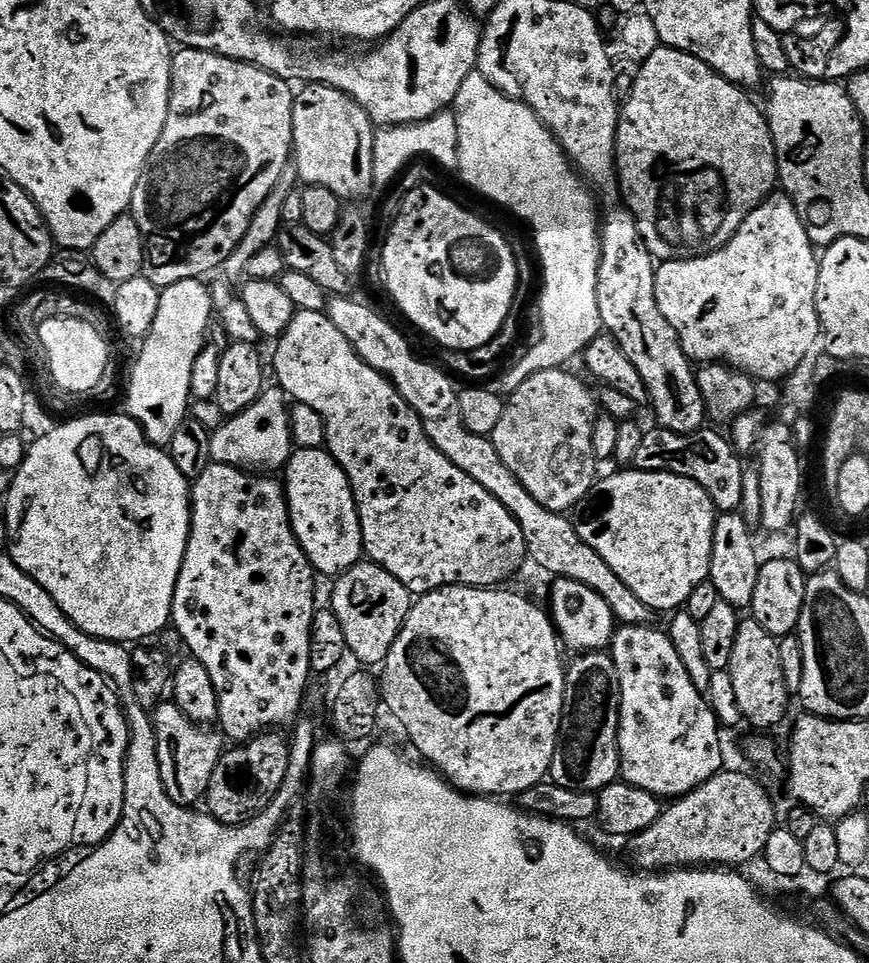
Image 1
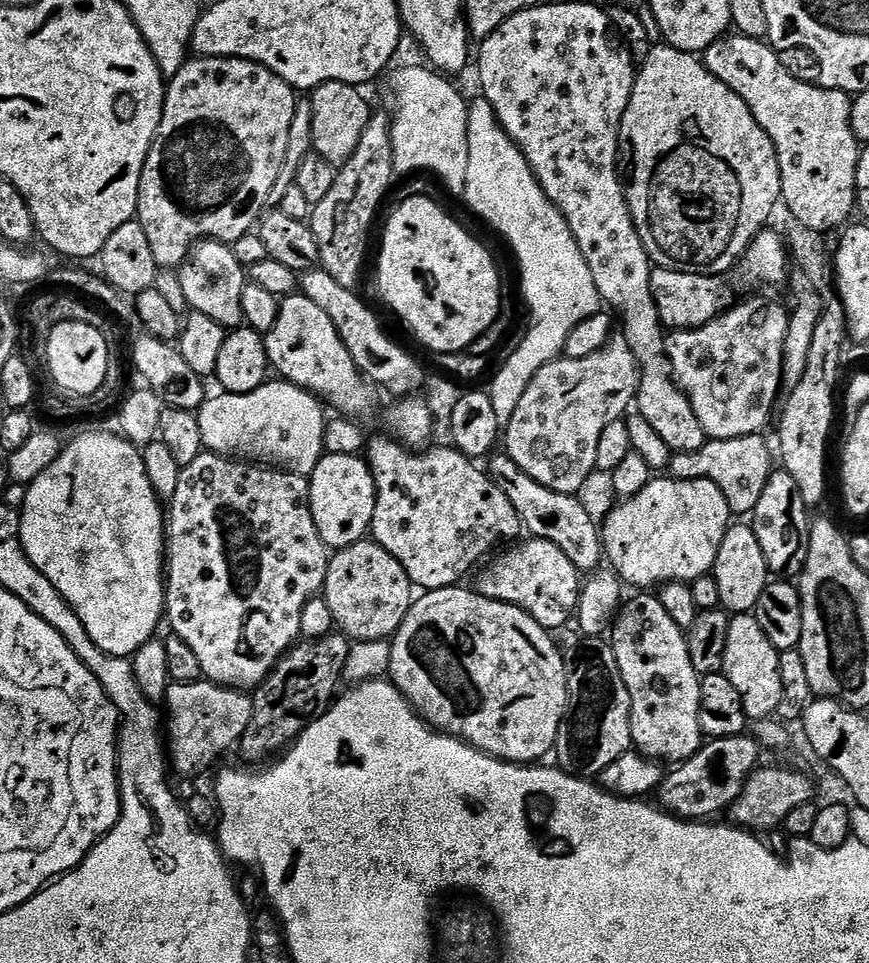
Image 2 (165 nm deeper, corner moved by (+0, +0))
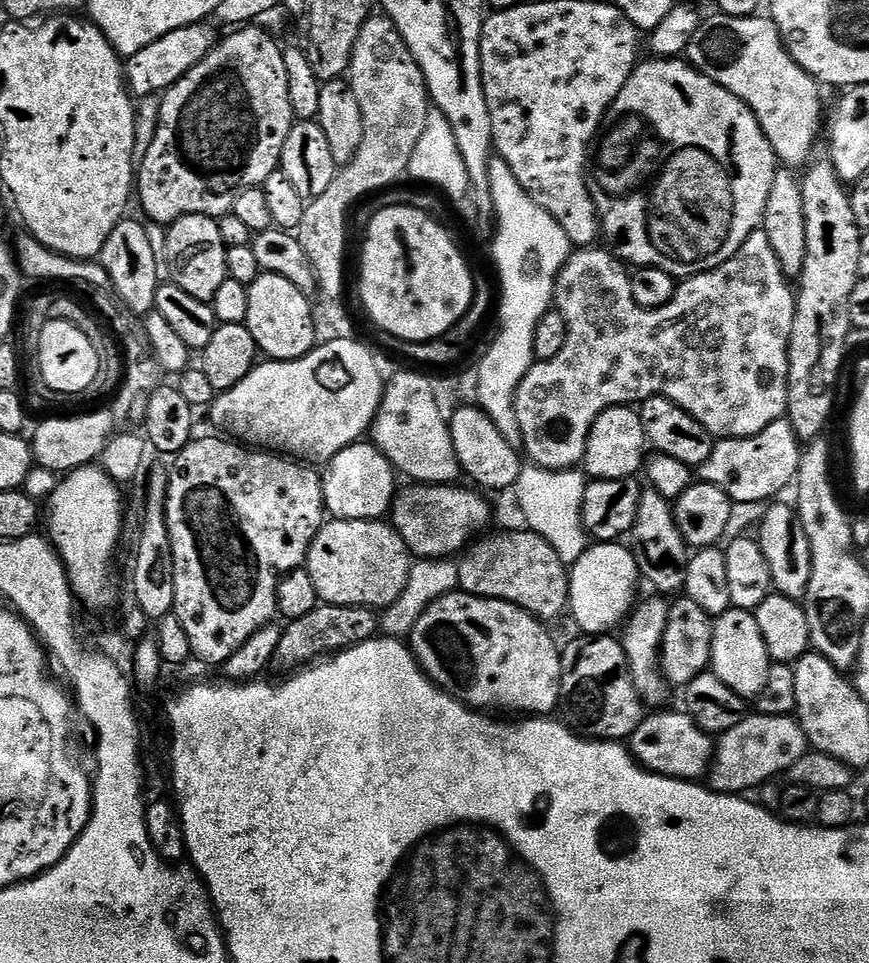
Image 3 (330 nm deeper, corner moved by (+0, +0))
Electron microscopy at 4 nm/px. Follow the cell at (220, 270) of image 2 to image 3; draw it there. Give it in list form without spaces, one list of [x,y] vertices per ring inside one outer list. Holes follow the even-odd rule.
[[[190,214],[175,220],[167,232],[169,246],[176,248],[172,256],[171,283],[182,286],[186,294],[198,298],[203,304],[211,304],[222,284],[230,278],[227,266],[229,247],[222,238],[219,219],[215,216]]]

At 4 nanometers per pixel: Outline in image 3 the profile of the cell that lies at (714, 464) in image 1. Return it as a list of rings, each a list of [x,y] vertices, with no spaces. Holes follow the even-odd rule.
[[[781,418],[766,426],[766,430],[762,430],[757,436],[717,439],[710,458],[706,458],[706,462],[698,466],[698,476],[703,483],[718,486],[733,505],[763,505],[779,497],[776,495],[788,483],[789,487],[797,479],[801,455],[802,441],[796,437],[794,426],[788,419]]]

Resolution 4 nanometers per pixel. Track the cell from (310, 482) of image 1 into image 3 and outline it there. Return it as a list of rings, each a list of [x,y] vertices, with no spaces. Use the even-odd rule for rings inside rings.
[[[357,442],[327,461],[323,469],[322,479],[324,481],[324,507],[329,517],[338,520],[378,520],[389,515],[392,501],[396,498],[398,491],[398,473],[384,453],[371,442]]]

